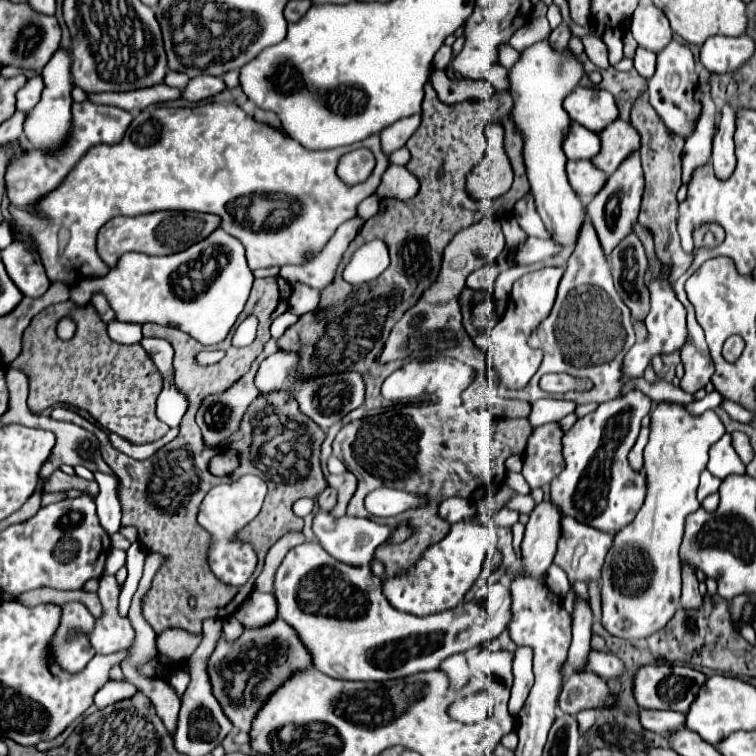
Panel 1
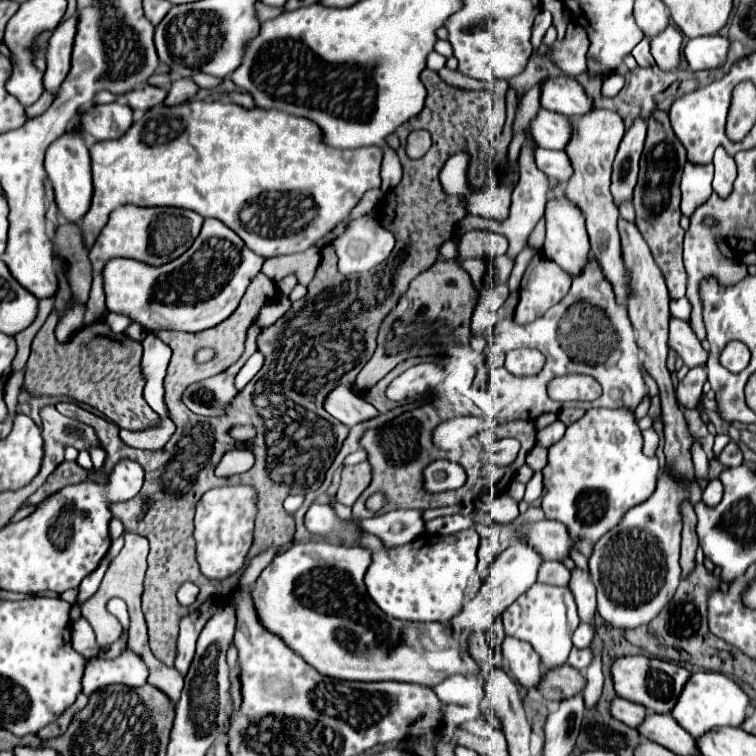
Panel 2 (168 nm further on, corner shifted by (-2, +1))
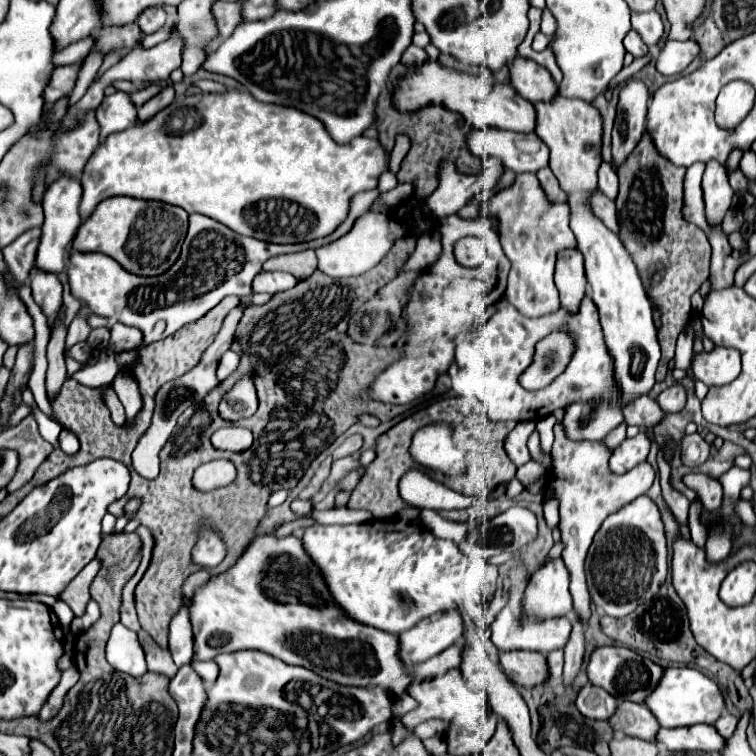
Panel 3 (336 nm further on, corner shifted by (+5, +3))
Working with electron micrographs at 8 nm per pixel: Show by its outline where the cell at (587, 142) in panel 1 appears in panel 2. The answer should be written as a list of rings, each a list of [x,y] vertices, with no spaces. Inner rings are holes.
[[[539,109],[535,119],[531,121],[529,135],[539,147],[563,149],[569,143],[571,135],[573,135],[571,121],[563,115],[559,115],[559,113]]]

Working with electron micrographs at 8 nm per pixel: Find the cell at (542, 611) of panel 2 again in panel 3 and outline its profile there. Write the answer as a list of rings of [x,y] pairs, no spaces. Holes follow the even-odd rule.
[[[562,559],[546,563],[536,571],[524,591],[522,611],[532,621],[566,617],[572,613],[572,595],[568,591],[568,569]]]

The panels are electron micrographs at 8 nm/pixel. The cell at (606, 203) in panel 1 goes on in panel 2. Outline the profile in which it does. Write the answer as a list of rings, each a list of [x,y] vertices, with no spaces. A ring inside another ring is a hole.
[[[635,119],[635,123],[627,129],[619,145],[619,151],[613,163],[613,183],[611,183],[611,193],[617,205],[625,199],[631,199],[633,195],[645,133],[647,133],[647,121]]]

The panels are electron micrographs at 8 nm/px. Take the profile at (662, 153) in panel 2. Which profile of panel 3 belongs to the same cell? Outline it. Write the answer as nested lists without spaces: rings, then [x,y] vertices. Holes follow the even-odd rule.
[[[648,133],[642,135],[638,147],[618,169],[620,193],[616,209],[622,227],[620,241],[630,251],[650,299],[662,313],[662,327],[658,331],[662,359],[656,371],[656,381],[664,381],[668,363],[674,359],[676,337],[682,331],[682,325],[690,319],[690,297],[710,275],[710,243],[702,229],[682,219],[684,173],[684,167],[678,169],[658,153]]]

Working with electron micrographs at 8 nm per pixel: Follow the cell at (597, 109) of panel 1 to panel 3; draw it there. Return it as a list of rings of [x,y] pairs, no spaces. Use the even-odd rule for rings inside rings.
[[[516,57],[516,61],[510,67],[510,73],[512,73],[512,87],[532,103],[538,101],[546,103],[558,95],[558,85],[554,83],[552,75],[534,61]]]

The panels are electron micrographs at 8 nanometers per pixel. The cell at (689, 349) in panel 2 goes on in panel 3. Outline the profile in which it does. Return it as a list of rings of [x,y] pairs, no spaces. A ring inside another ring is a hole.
[[[714,347],[712,351],[700,351],[692,357],[694,377],[710,385],[726,385],[740,373],[740,353],[730,347]]]

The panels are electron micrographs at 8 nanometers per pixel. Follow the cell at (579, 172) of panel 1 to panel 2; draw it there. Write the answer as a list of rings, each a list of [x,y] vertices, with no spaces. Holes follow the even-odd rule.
[[[535,147],[533,155],[535,155],[535,165],[537,165],[553,183],[559,183],[559,185],[565,185],[565,183],[567,183],[567,179],[569,179],[571,173],[573,173],[573,167],[571,167],[571,161],[569,161],[569,157],[565,155],[565,151],[547,151],[547,149]]]

